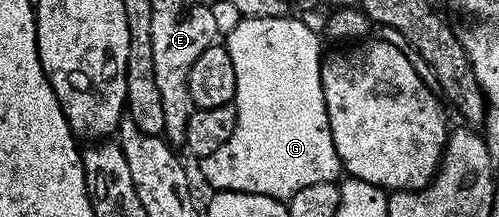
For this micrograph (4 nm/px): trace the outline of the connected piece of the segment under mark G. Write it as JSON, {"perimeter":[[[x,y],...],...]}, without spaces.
{"perimeter":[[[289,16],[285,18],[249,18],[243,19],[235,31],[231,32],[225,41],[225,47],[229,51],[230,59],[235,64],[237,71],[238,89],[235,92],[233,105],[237,109],[238,123],[233,137],[229,139],[215,155],[202,160],[201,171],[206,181],[216,192],[232,192],[259,194],[262,197],[273,198],[275,200],[289,201],[299,190],[313,187],[313,185],[329,184],[338,182],[339,175],[344,172],[343,162],[337,155],[336,144],[333,141],[331,124],[329,123],[327,104],[325,103],[323,87],[323,54],[321,55],[320,34],[311,31],[307,24],[300,18]]]}

